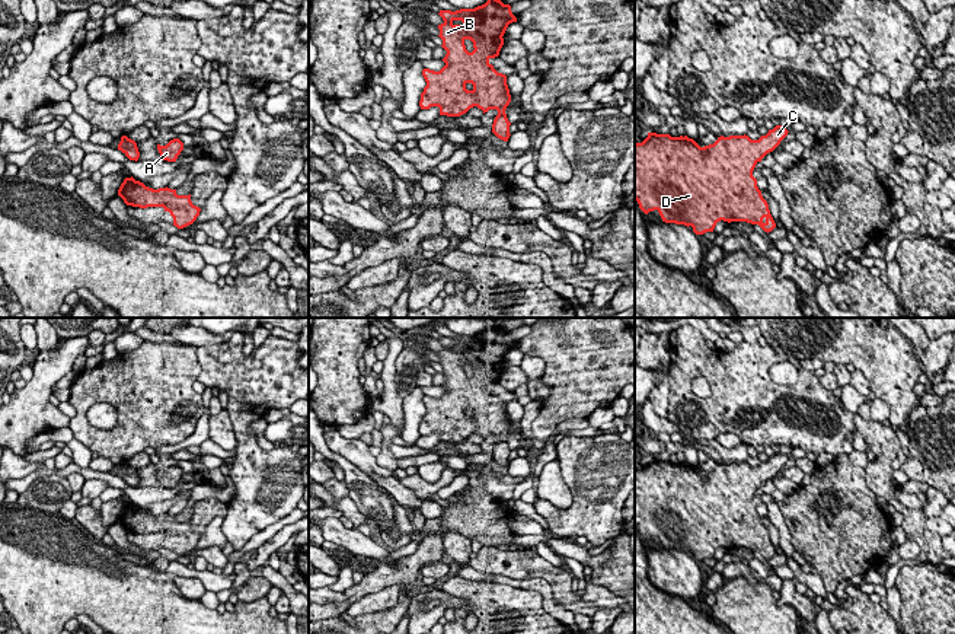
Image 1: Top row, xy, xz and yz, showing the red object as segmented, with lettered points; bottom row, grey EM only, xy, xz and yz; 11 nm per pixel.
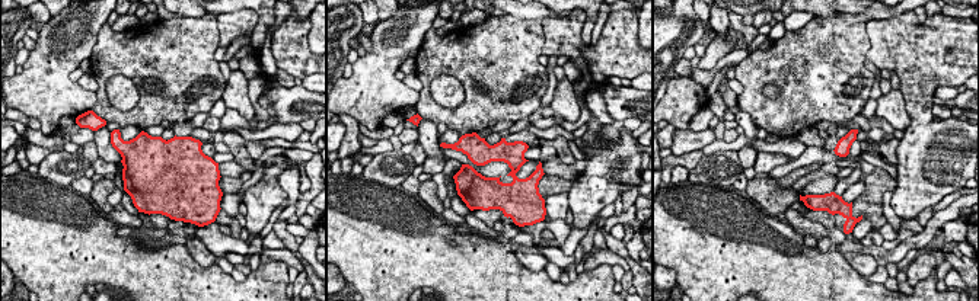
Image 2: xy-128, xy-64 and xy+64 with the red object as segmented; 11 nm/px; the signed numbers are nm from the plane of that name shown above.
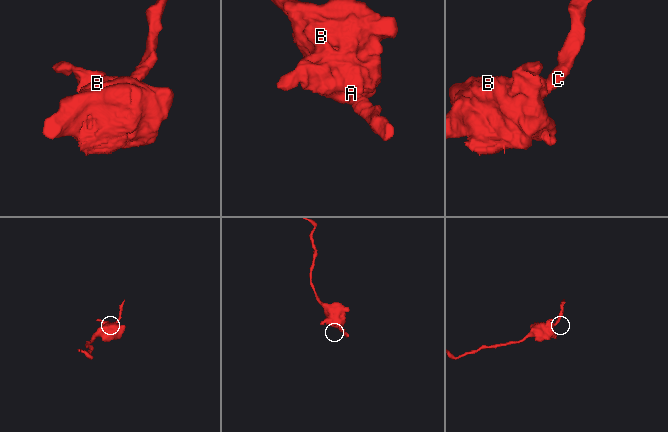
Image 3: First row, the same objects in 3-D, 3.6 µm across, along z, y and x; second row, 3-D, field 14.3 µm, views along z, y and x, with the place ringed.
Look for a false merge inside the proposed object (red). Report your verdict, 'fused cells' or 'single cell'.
single cell

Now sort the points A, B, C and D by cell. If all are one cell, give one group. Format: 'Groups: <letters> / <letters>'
Groups: A B C D

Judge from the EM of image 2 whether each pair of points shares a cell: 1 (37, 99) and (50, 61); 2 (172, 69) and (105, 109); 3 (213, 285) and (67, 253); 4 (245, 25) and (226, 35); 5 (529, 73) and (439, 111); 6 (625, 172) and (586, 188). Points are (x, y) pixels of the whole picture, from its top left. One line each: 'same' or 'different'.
1: same
2: same
3: same
4: same
5: same
6: same

